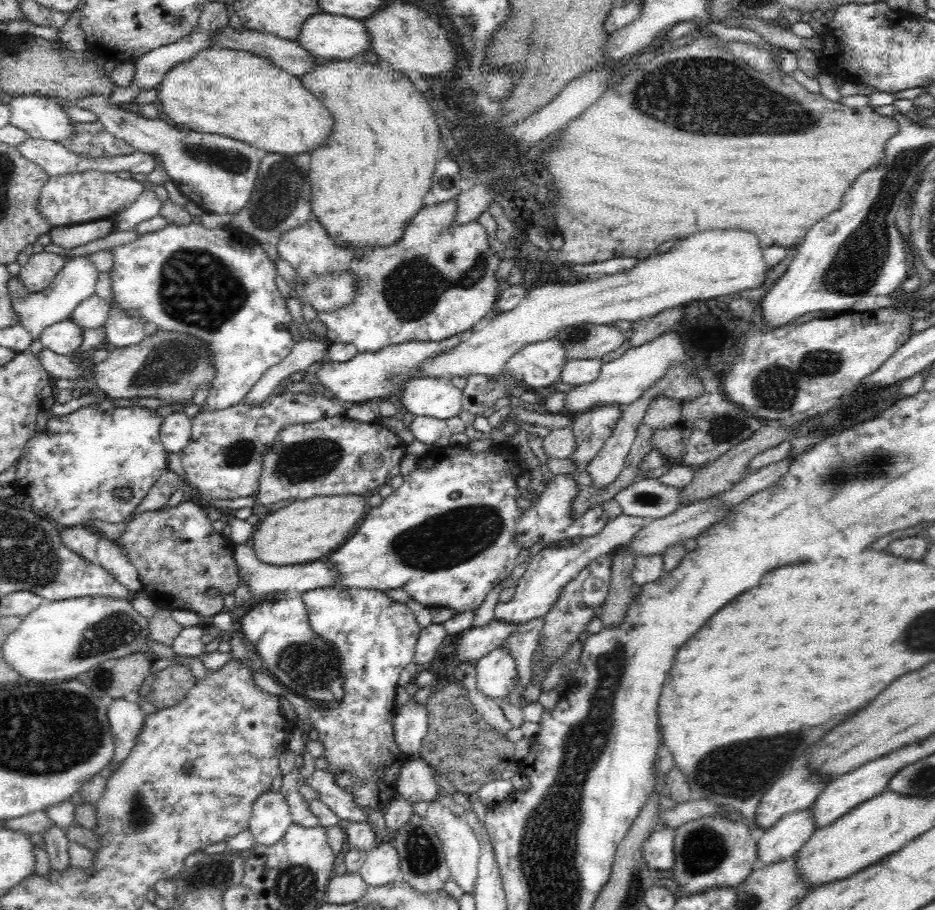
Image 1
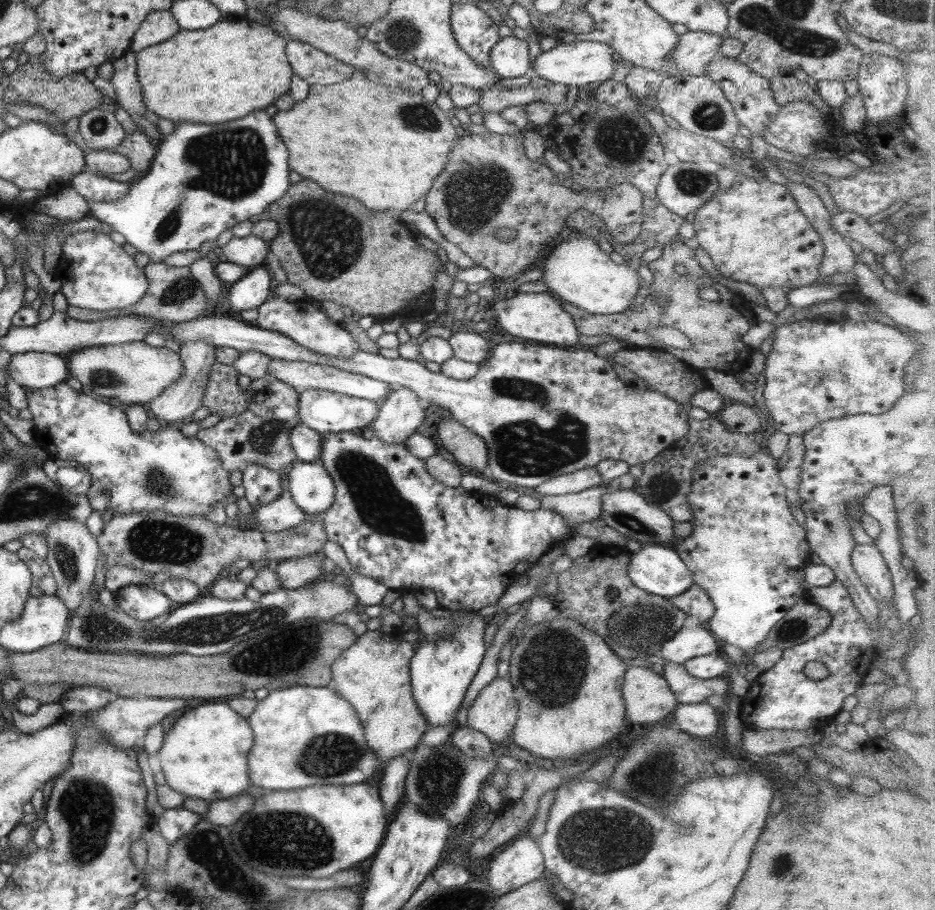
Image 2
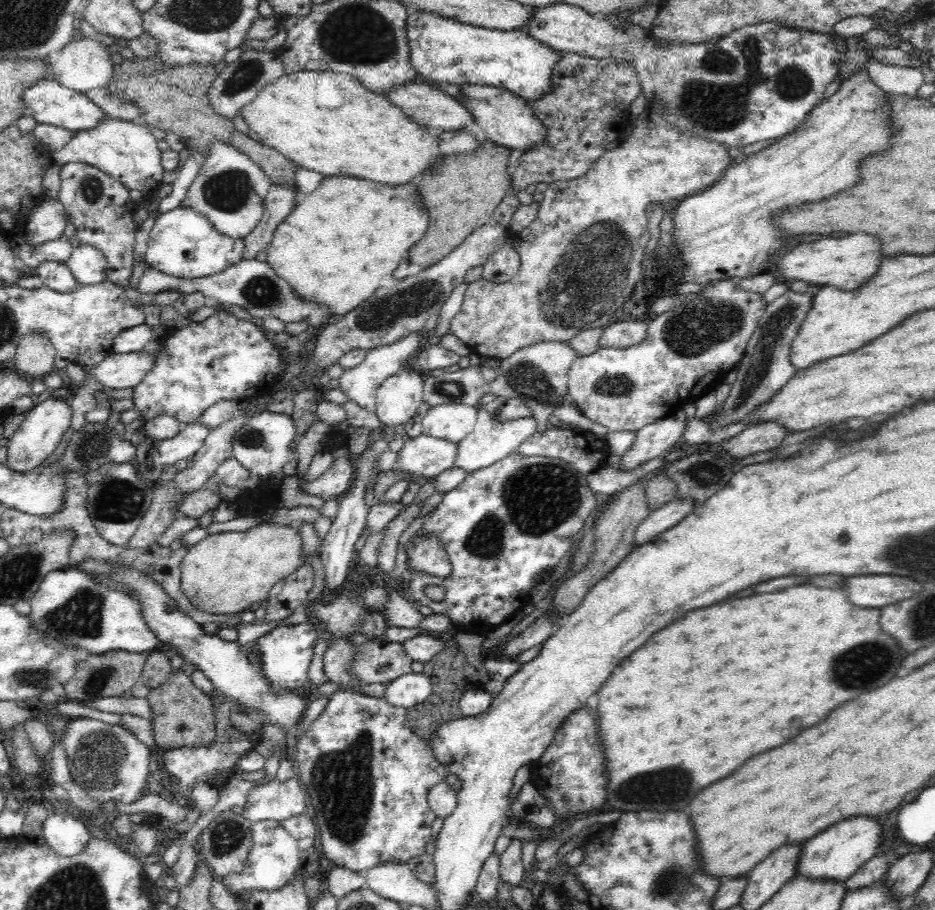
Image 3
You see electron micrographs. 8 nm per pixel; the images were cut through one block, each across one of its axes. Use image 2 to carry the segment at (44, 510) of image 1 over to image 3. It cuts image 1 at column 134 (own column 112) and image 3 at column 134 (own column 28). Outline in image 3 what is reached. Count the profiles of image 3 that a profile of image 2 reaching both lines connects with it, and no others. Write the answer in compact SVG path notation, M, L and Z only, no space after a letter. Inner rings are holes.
M217 312L204 322L190 324L188 328L170 334L172 336L168 336L164 344L164 352L156 359L152 370L134 388L132 410L138 411L143 426L148 419L155 419L162 415L172 416L184 426L196 422L208 408L221 400L238 400L244 404L264 395L272 396L274 394L272 380L282 378L280 375L282 358L274 342L284 348L284 336L288 336L286 332L278 336L270 332L262 332L252 322L236 320L234 316Z

